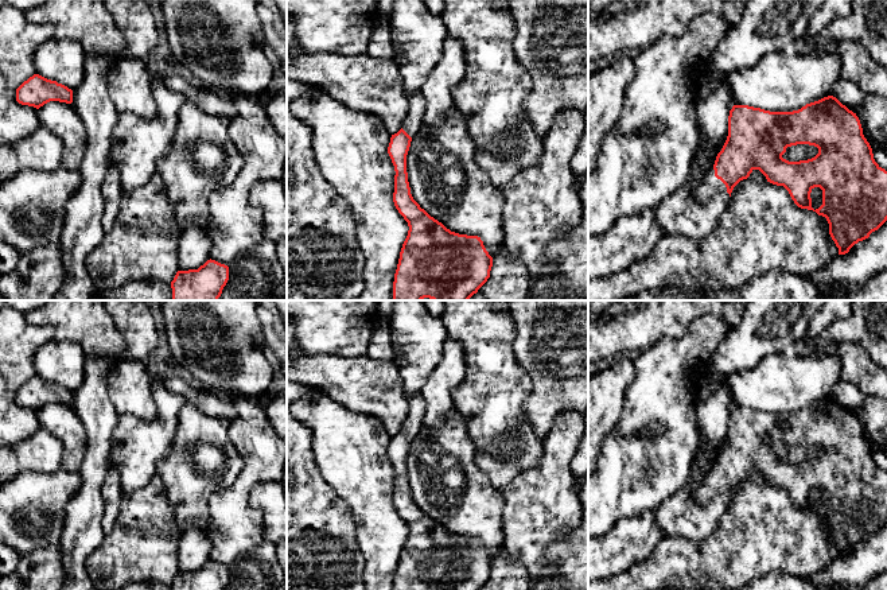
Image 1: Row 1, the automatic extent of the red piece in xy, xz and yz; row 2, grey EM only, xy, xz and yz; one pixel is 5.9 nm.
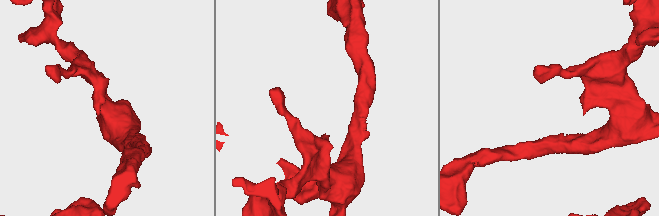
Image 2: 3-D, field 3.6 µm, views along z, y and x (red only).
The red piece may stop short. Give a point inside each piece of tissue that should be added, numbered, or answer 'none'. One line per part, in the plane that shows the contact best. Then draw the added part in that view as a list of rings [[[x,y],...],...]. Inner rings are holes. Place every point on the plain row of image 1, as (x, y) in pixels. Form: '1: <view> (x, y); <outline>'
1: yz (693, 512); [[[712,470],[703,482],[688,482],[664,500],[655,511],[657,525],[665,536],[701,540],[715,531],[728,502],[727,489]]]

